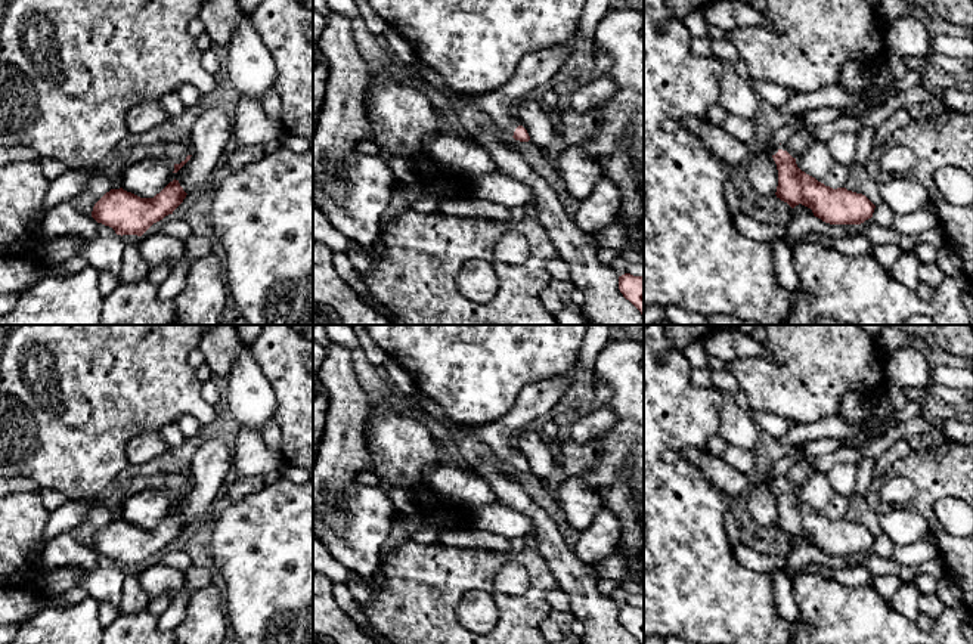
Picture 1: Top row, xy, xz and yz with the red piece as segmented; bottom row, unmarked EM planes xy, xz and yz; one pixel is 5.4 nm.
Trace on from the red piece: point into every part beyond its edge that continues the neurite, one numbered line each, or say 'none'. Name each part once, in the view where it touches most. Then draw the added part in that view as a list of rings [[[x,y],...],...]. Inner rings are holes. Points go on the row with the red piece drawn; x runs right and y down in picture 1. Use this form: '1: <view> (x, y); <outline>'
1: xy (174, 152); [[[170,142],[164,145],[164,158],[173,164],[180,164],[188,155],[192,155],[192,146],[189,142]]]

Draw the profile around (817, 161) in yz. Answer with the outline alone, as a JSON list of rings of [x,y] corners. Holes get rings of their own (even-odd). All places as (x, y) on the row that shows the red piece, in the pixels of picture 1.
[[[815,140],[799,158],[797,167],[833,189],[845,188],[852,165],[836,161],[825,143]]]

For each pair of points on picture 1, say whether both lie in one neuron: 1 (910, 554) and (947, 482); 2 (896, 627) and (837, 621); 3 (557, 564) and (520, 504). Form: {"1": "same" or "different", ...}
{"1": "different", "2": "same", "3": "same"}

